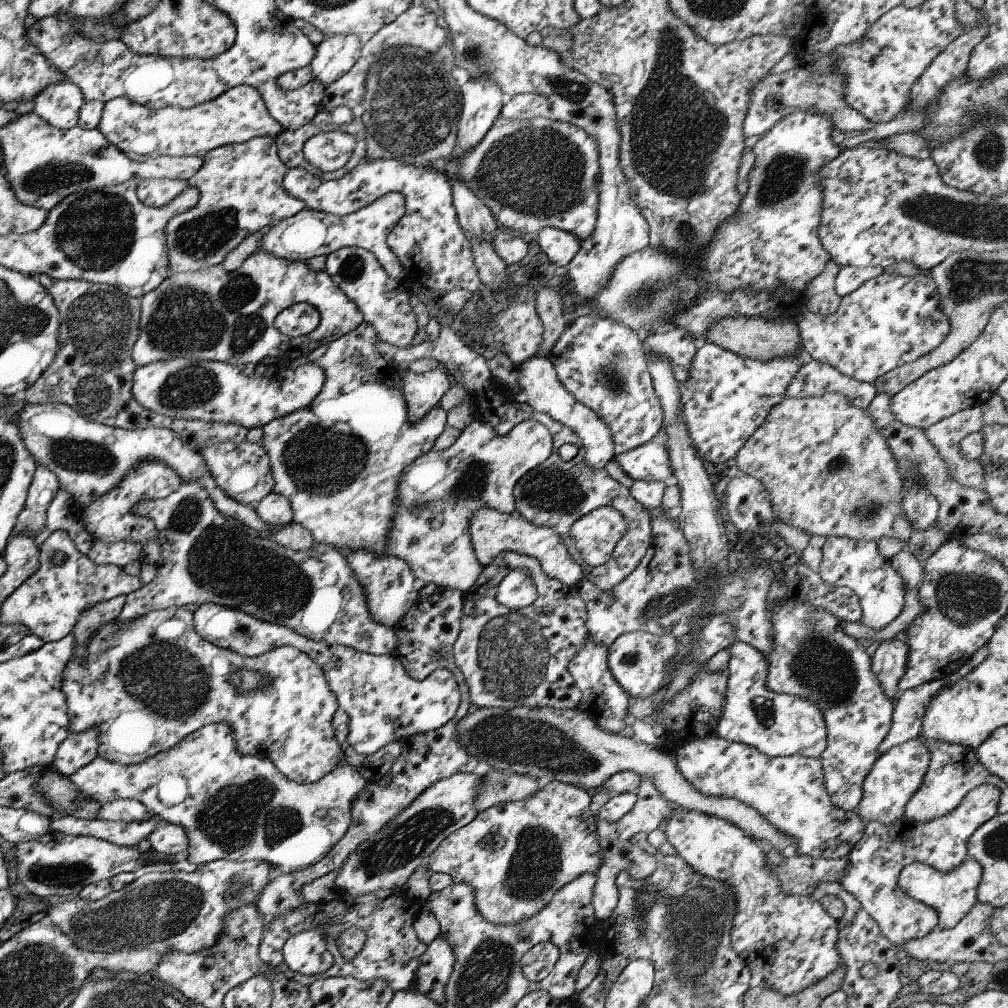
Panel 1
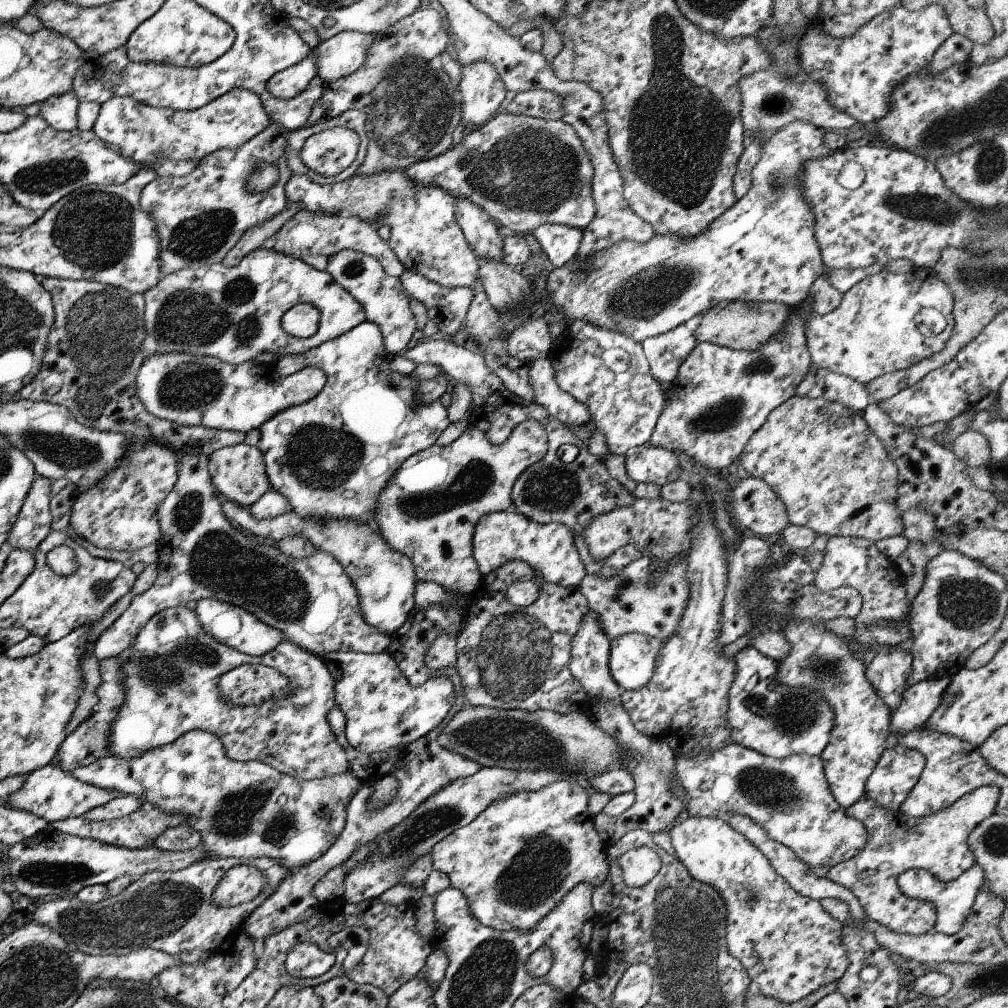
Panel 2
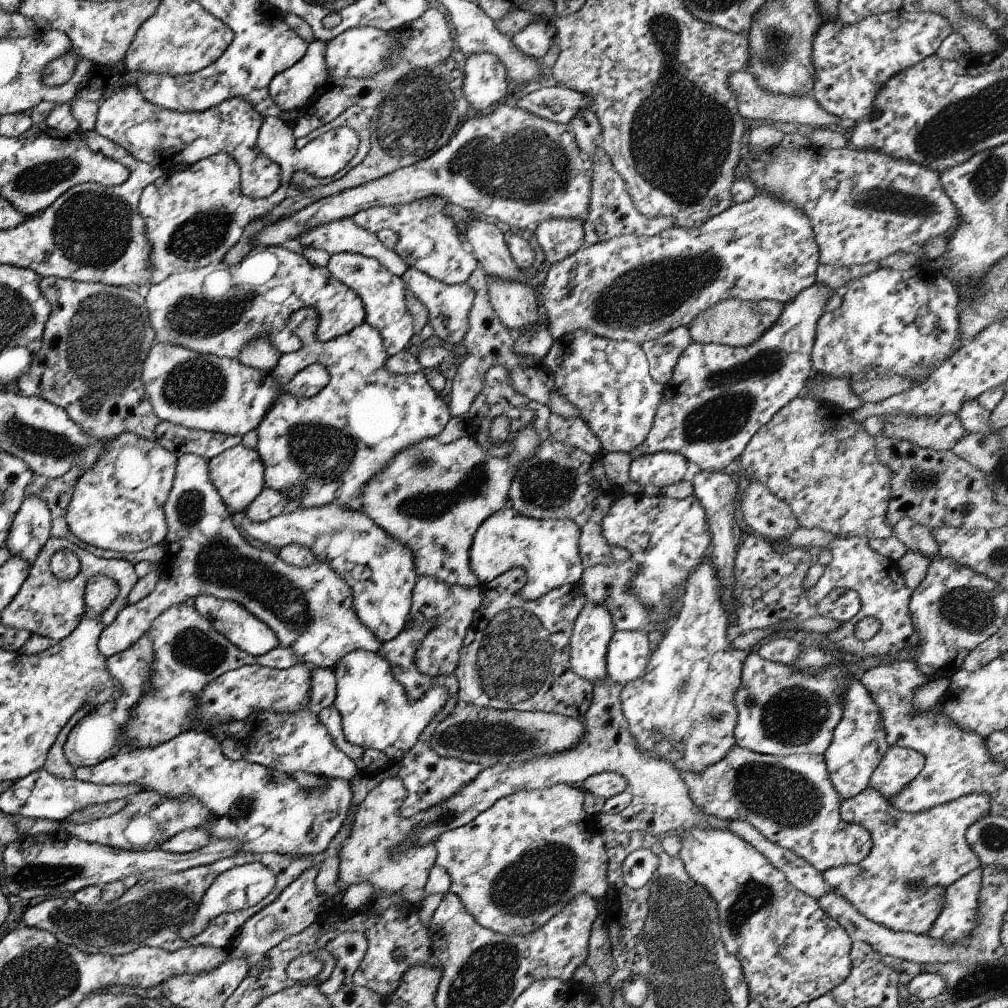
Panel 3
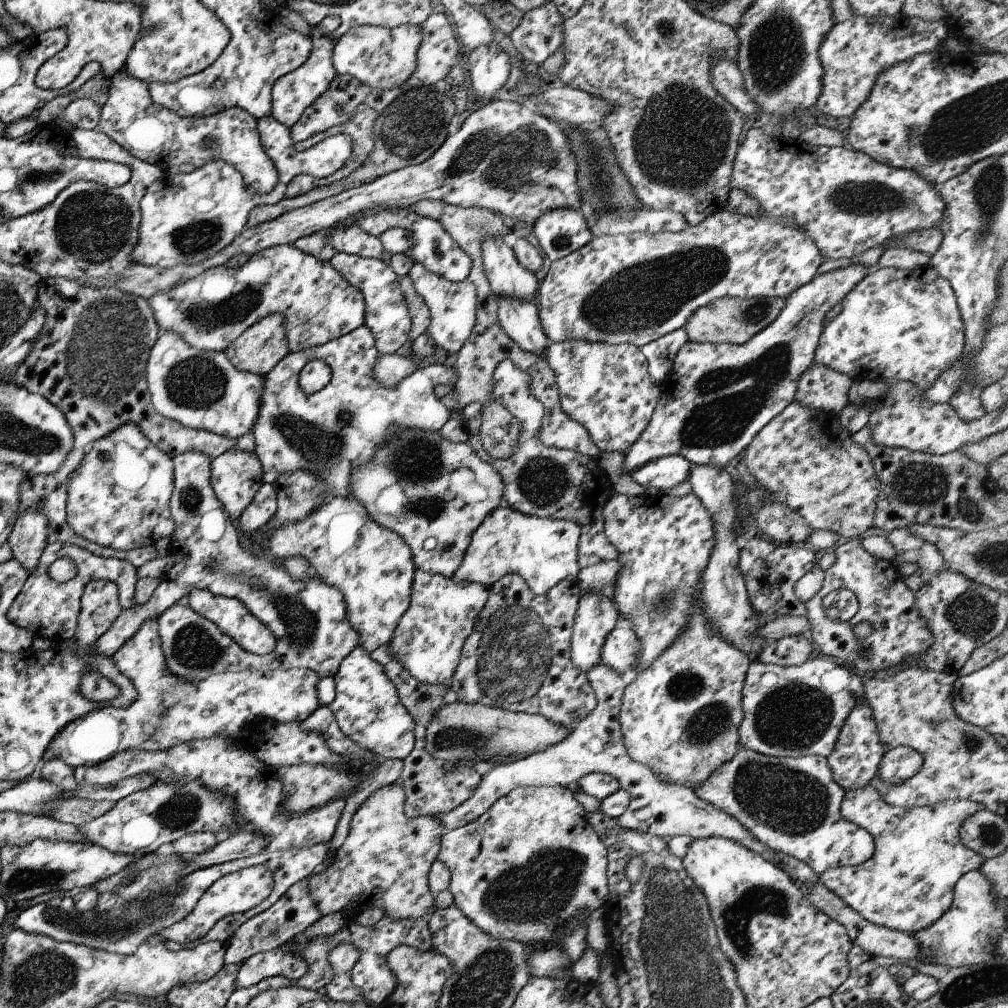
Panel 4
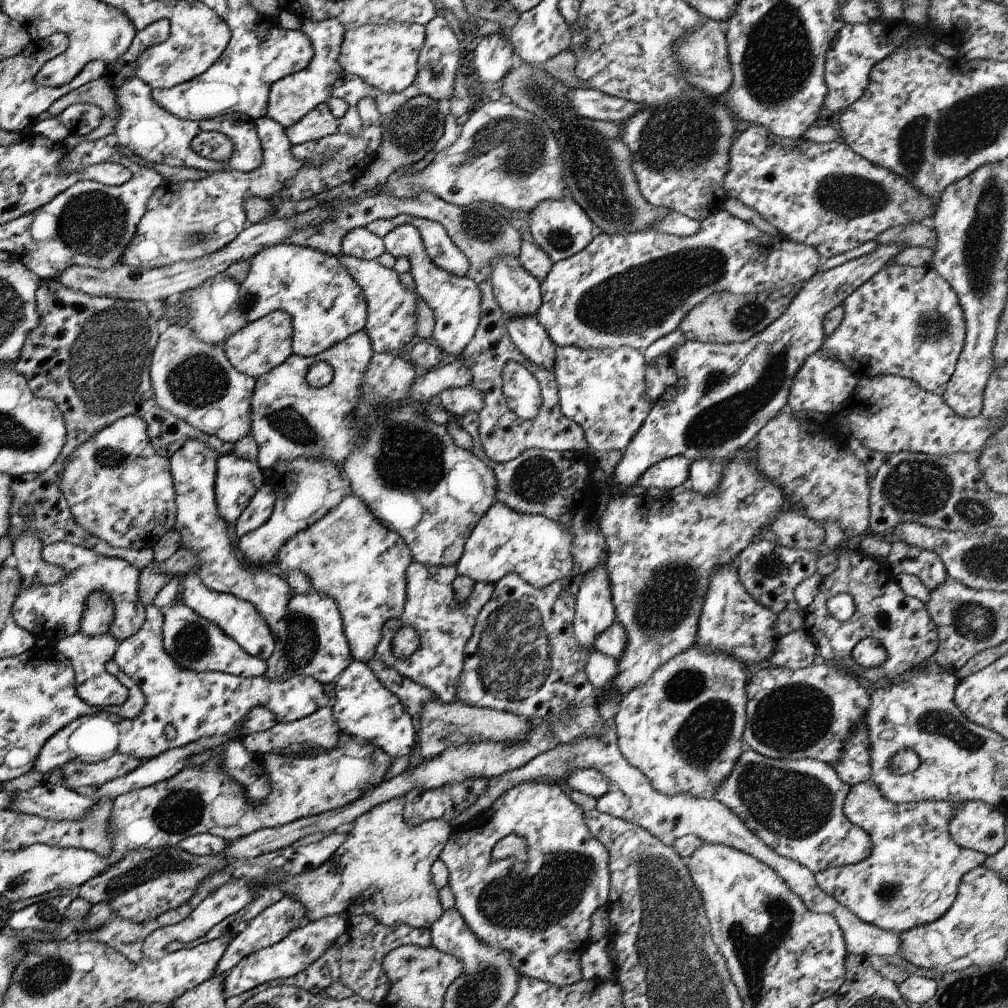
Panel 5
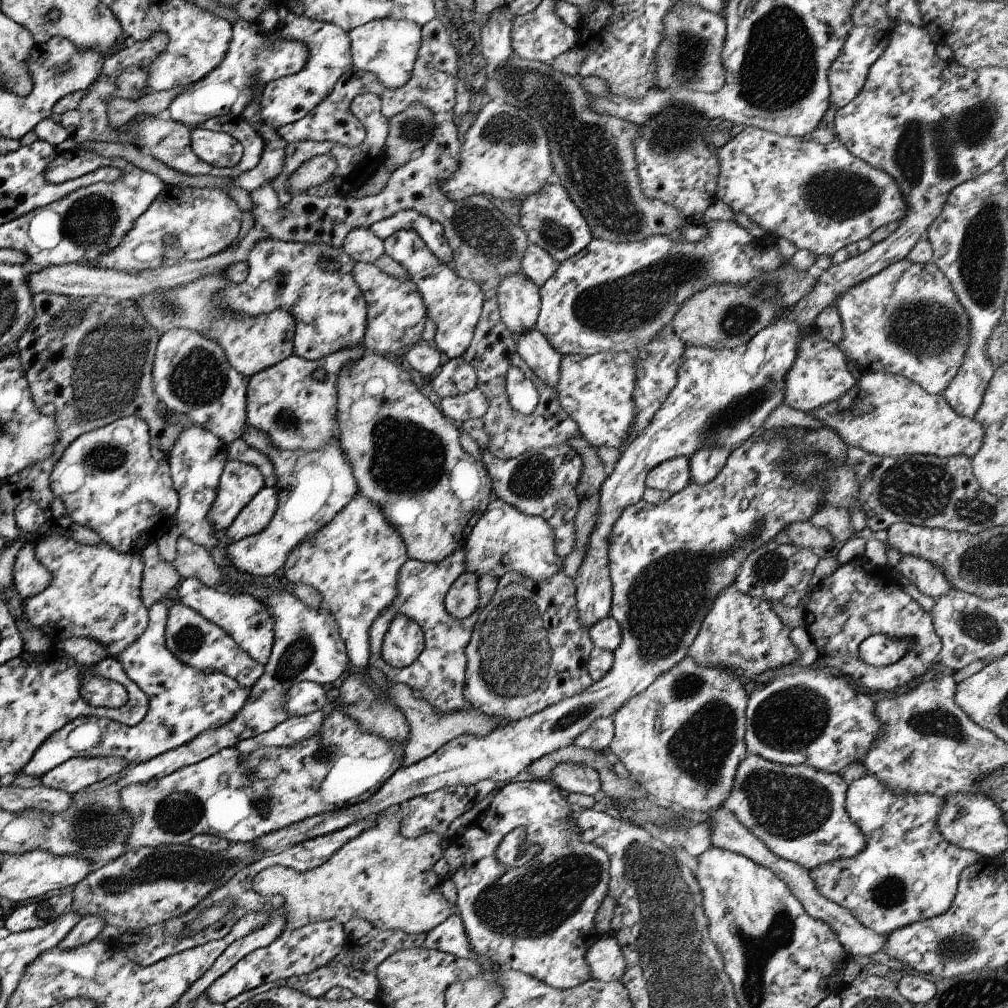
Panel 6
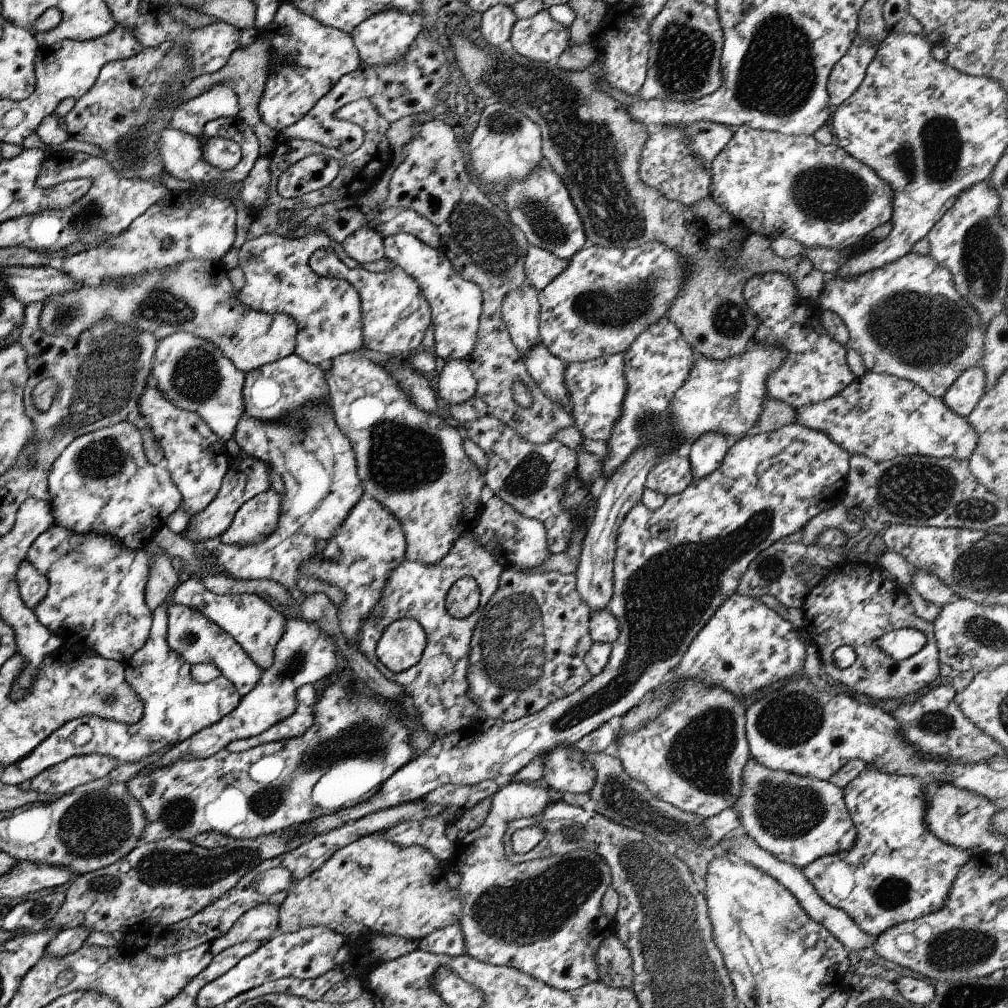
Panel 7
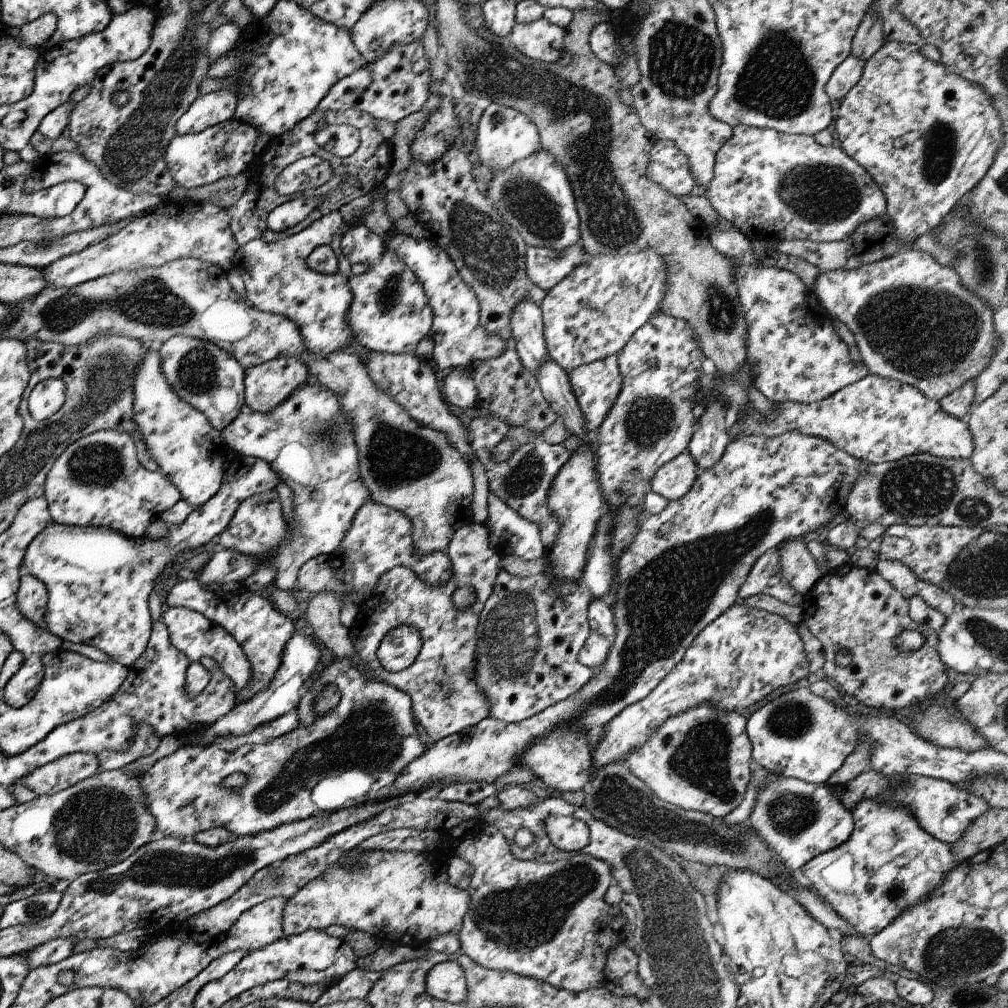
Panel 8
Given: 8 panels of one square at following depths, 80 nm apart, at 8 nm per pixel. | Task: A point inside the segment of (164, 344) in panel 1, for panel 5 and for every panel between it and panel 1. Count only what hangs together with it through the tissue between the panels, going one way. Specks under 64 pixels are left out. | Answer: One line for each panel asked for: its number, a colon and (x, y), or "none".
2: (233, 313)
3: (214, 310)
4: (209, 311)
5: (325, 306)

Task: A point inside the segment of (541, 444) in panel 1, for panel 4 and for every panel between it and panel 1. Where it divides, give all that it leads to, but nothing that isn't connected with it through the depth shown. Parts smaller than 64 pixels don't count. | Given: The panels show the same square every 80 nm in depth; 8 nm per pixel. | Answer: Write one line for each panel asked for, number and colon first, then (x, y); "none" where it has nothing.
2: (427, 509)
3: (431, 497)
4: (433, 493)

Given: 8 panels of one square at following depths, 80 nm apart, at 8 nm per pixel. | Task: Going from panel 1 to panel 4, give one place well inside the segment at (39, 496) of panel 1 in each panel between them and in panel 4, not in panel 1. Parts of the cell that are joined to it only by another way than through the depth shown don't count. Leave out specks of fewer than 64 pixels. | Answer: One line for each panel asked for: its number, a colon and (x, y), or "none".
2: (31, 525)
3: (30, 528)
4: (27, 539)

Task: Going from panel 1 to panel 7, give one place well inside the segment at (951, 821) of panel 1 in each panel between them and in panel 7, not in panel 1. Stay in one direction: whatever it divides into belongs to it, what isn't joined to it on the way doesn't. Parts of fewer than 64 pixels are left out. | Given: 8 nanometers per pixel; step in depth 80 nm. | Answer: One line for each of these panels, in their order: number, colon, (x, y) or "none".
2: (936, 843)
3: (927, 848)
4: (906, 884)
5: (910, 877)
6: (907, 872)
7: (896, 870)

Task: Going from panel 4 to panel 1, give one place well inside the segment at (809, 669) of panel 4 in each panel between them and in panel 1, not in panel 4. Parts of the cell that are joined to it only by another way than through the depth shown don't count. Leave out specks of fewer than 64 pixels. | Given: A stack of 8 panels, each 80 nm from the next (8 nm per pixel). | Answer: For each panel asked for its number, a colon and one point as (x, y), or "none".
1: (776, 724)
2: (775, 722)
3: (781, 711)

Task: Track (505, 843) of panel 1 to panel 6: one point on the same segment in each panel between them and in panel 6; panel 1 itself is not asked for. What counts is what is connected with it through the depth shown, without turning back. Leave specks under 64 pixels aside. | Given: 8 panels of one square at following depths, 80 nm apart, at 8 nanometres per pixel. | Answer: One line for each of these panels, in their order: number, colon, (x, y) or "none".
2: (517, 858)
3: (516, 864)
4: (526, 865)
5: (539, 912)
6: (538, 918)

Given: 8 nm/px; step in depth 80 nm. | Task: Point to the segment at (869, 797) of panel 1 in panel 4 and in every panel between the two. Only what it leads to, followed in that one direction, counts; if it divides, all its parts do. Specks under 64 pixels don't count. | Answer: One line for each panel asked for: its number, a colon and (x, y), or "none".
2: (898, 768)
3: (899, 766)
4: (898, 764)

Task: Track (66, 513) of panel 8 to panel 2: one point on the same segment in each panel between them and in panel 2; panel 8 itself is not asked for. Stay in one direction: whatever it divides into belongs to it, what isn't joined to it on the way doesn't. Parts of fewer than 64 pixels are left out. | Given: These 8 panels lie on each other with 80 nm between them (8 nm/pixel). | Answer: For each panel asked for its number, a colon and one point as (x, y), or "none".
2: (118, 512)
3: (118, 504)
4: (118, 497)
5: (116, 487)
6: (107, 480)
7: (101, 483)

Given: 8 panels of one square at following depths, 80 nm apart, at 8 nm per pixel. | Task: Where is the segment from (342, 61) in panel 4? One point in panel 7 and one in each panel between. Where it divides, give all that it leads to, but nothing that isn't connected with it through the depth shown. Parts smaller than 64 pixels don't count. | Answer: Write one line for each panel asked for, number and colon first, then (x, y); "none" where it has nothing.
5: (384, 56)
6: (386, 47)
7: (383, 38)

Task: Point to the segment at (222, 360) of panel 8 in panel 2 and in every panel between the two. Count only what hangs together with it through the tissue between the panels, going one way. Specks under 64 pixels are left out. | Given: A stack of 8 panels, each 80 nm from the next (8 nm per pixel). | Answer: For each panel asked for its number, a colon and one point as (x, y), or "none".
2: (190, 390)
3: (205, 392)
4: (201, 390)
5: (192, 380)
6: (190, 375)
7: (193, 374)

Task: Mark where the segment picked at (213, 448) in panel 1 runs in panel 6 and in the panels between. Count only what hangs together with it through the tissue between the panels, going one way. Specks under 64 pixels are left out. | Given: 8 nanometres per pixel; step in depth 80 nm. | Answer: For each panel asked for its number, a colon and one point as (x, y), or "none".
2: (237, 472)
3: (236, 473)
4: (235, 476)
5: (236, 479)
6: (239, 482)

